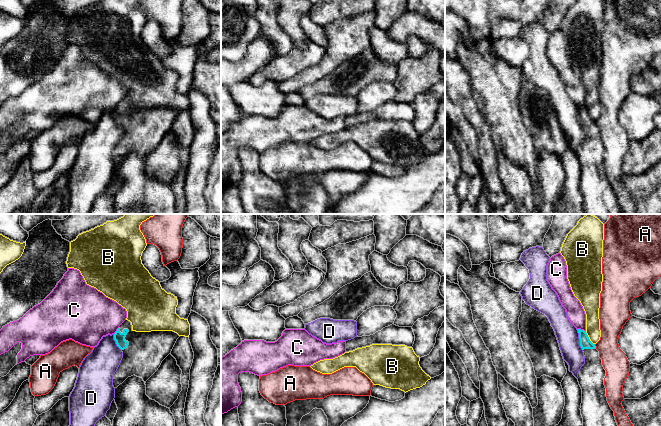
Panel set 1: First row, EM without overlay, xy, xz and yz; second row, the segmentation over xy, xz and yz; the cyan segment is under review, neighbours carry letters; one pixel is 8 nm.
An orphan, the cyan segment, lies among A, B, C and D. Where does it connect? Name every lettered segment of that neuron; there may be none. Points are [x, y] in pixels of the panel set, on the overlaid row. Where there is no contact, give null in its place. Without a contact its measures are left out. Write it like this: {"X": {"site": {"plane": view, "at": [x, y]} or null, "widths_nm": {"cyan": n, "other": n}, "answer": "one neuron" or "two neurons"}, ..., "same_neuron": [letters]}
{"A": {"site": {"plane": "yz", "at": [595, 346]}, "widths_nm": {"cyan": 90, "other": 200}, "answer": "two neurons"}, "B": {"site": {"plane": "yz", "at": [588, 338]}, "widths_nm": {"cyan": 90, "other": 130}, "answer": "two neurons"}, "C": {"site": {"plane": "yz", "at": [580, 329]}, "widths_nm": {"cyan": 90, "other": 140}, "answer": "two neurons"}, "D": {"site": {"plane": "yz", "at": [580, 340]}, "widths_nm": {"cyan": 90, "other": 180}, "answer": "two neurons"}, "same_neuron": []}

